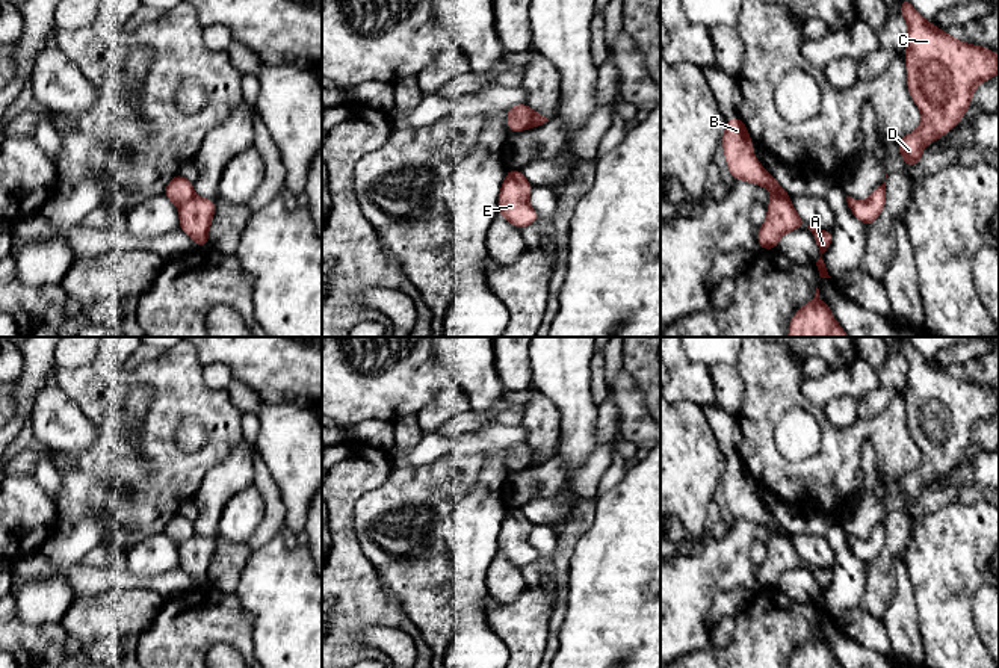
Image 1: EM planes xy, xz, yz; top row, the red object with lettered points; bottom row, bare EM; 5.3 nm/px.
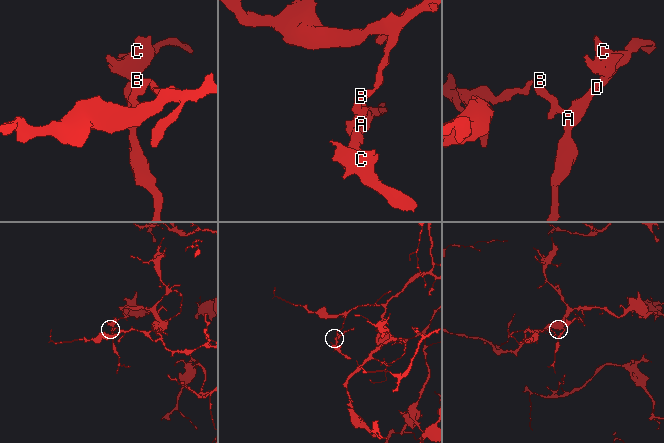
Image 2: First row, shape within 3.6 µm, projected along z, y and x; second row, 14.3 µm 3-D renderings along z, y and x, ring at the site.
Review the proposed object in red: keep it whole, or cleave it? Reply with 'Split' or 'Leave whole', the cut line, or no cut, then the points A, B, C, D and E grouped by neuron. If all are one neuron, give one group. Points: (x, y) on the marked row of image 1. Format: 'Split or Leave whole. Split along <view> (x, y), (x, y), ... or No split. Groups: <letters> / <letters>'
Split. Split along xz (531, 111), (529, 127). Groups: A C D E / B

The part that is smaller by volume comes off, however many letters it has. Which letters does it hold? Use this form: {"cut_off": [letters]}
{"cut_off": ["A", "C", "D", "E"]}

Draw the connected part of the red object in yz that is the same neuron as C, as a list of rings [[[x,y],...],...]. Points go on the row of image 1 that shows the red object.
[[[902,0],[907,32],[907,86],[922,113],[917,130],[898,139],[907,168],[922,159],[926,144],[943,138],[966,115],[979,83],[999,73],[999,56],[990,48],[970,45],[926,21]]]

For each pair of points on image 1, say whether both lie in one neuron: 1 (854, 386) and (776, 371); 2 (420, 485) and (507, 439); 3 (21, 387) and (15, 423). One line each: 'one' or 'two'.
1: two
2: two
3: one

